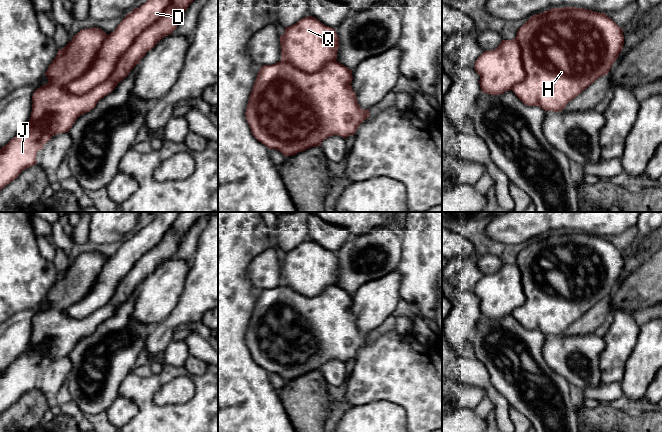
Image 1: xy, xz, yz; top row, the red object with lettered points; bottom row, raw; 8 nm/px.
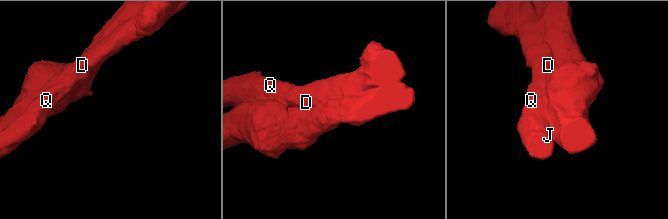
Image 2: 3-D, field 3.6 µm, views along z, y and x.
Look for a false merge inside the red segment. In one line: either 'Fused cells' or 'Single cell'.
Single cell

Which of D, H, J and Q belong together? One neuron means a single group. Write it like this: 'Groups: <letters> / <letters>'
Groups: D H J Q

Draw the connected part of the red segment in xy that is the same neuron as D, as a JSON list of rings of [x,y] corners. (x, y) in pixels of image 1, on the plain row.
[[[160,212],[148,225],[133,233],[109,259],[100,252],[80,254],[68,268],[58,274],[45,299],[48,307],[35,314],[32,320],[32,336],[28,348],[5,370],[0,373],[0,414],[14,405],[20,397],[37,388],[36,379],[56,358],[70,354],[76,343],[95,332],[98,325],[110,318],[117,308],[126,302],[130,295],[140,287],[148,275],[164,261],[177,252],[184,236],[201,218],[211,212]]]

